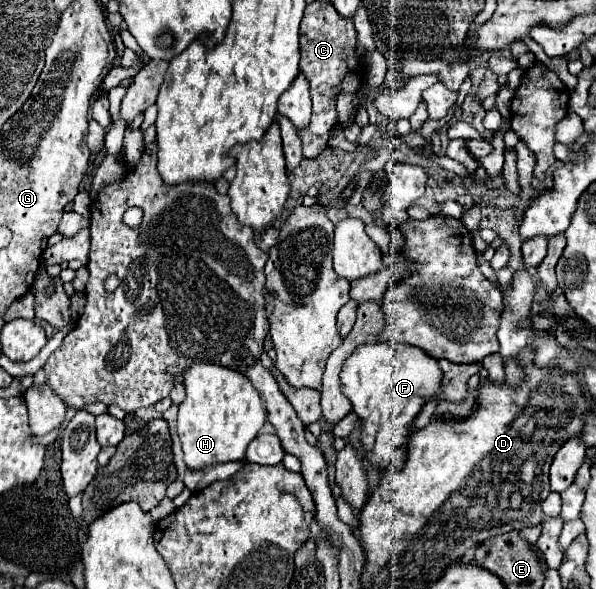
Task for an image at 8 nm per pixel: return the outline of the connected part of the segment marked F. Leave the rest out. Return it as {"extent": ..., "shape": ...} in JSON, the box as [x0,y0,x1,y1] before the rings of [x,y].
{"extent":[341,341,441,469],"shape":[[[379,341],[373,345],[359,345],[345,361],[341,383],[343,393],[353,403],[353,411],[363,421],[361,441],[369,451],[371,463],[383,469],[401,469],[405,461],[405,443],[411,423],[425,405],[425,401],[441,393],[441,367],[437,359],[413,345]]]}

